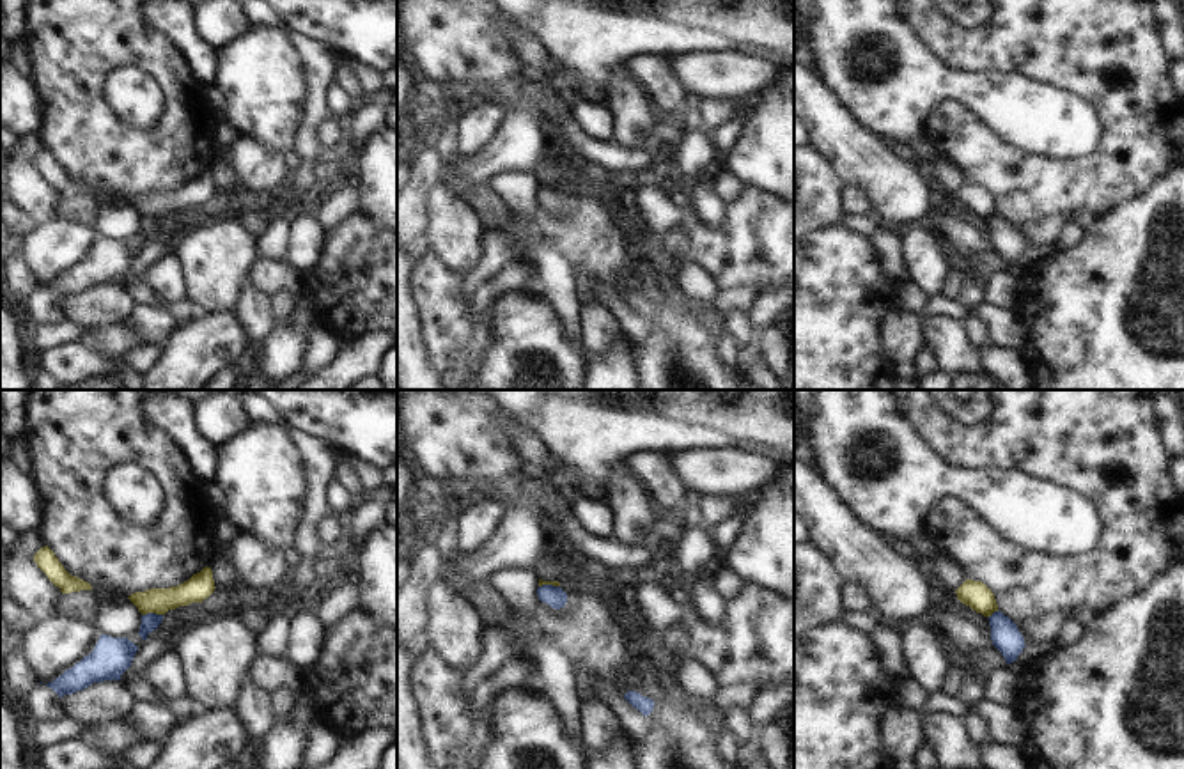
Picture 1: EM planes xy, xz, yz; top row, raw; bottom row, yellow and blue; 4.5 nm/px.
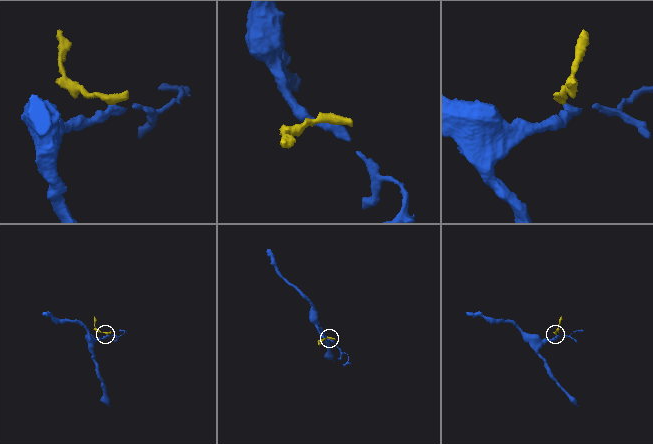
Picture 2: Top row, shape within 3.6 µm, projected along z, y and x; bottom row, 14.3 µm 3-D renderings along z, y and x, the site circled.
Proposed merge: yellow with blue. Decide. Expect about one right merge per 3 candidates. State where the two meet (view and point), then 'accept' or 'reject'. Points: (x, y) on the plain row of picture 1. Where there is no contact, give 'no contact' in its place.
contact xy (151, 215); reject

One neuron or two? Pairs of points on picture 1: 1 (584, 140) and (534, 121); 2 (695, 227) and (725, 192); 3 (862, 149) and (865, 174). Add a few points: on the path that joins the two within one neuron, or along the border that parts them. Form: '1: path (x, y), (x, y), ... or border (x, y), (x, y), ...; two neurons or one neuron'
1: path (571, 130), (564, 123), (546, 121); one neuron
2: border (747, 186), (734, 201), (725, 204); two neurons
3: path (862, 155), (865, 169); one neuron

